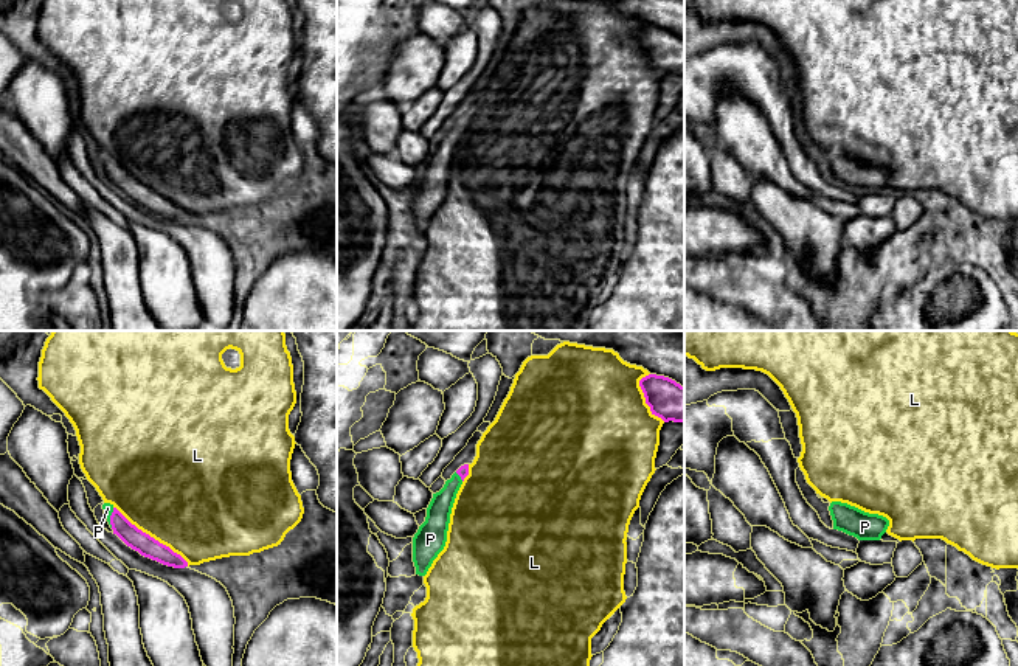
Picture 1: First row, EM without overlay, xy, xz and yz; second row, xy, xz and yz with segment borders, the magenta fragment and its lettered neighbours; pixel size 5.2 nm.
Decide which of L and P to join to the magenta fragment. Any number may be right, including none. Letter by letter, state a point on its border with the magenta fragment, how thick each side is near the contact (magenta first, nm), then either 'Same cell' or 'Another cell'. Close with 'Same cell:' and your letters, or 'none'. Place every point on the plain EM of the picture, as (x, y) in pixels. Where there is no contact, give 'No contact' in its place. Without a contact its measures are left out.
L: Touches magenta at xy (152, 190). Thickness 110 nm (magenta) against 500 nm. Another cell
P: Touches magenta at xy (110, 169). Thickness 110 nm (magenta) against 50 nm. Same cell
Same cell: P

